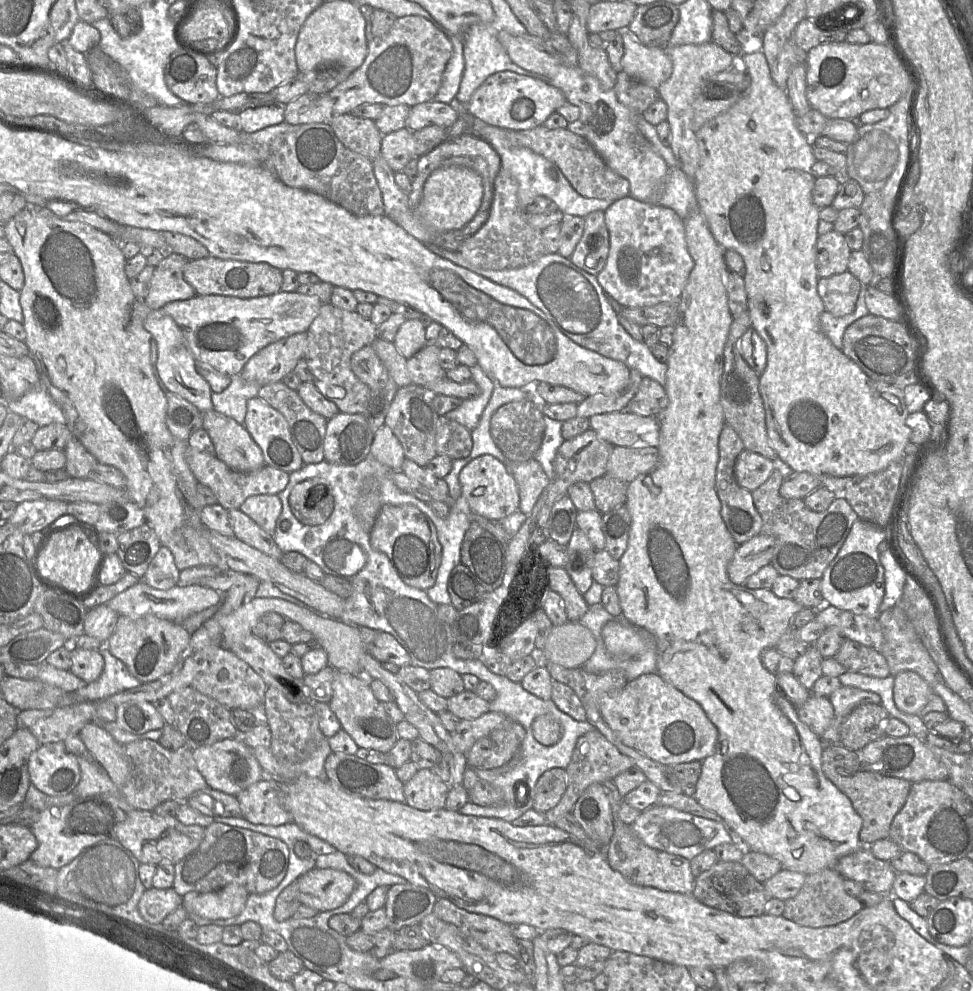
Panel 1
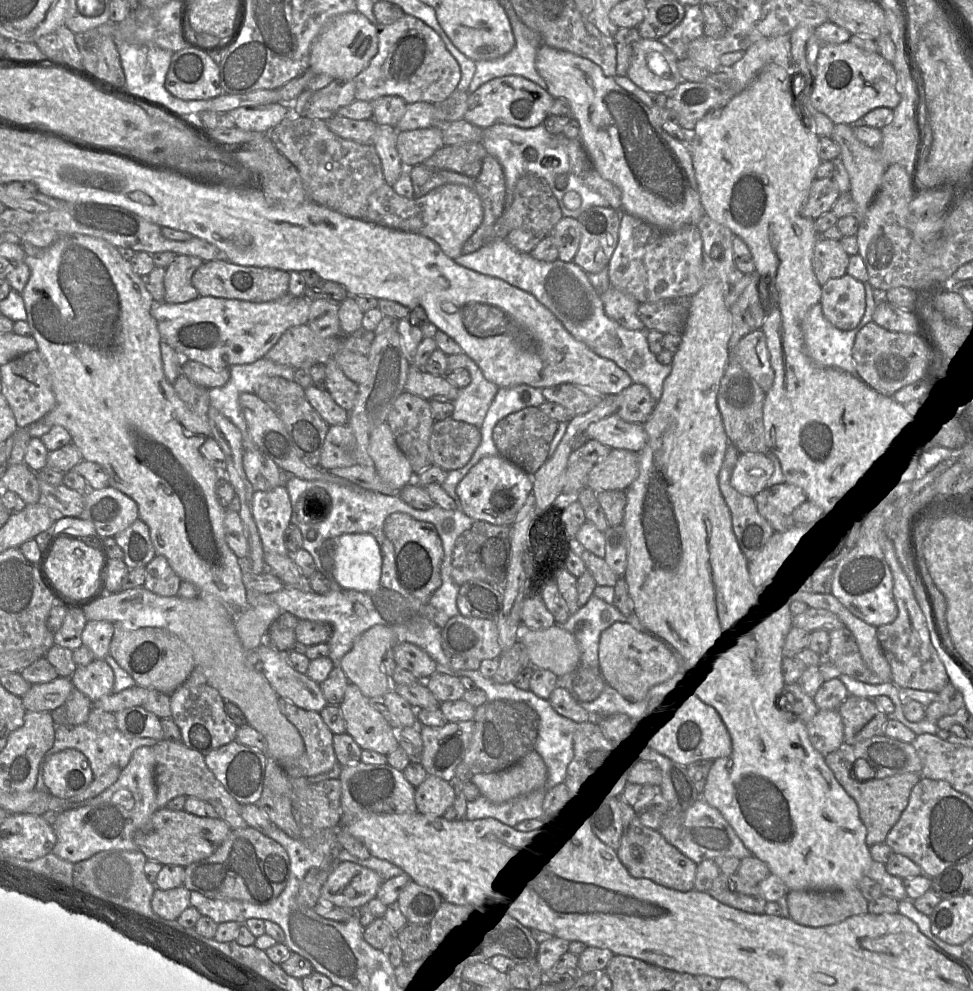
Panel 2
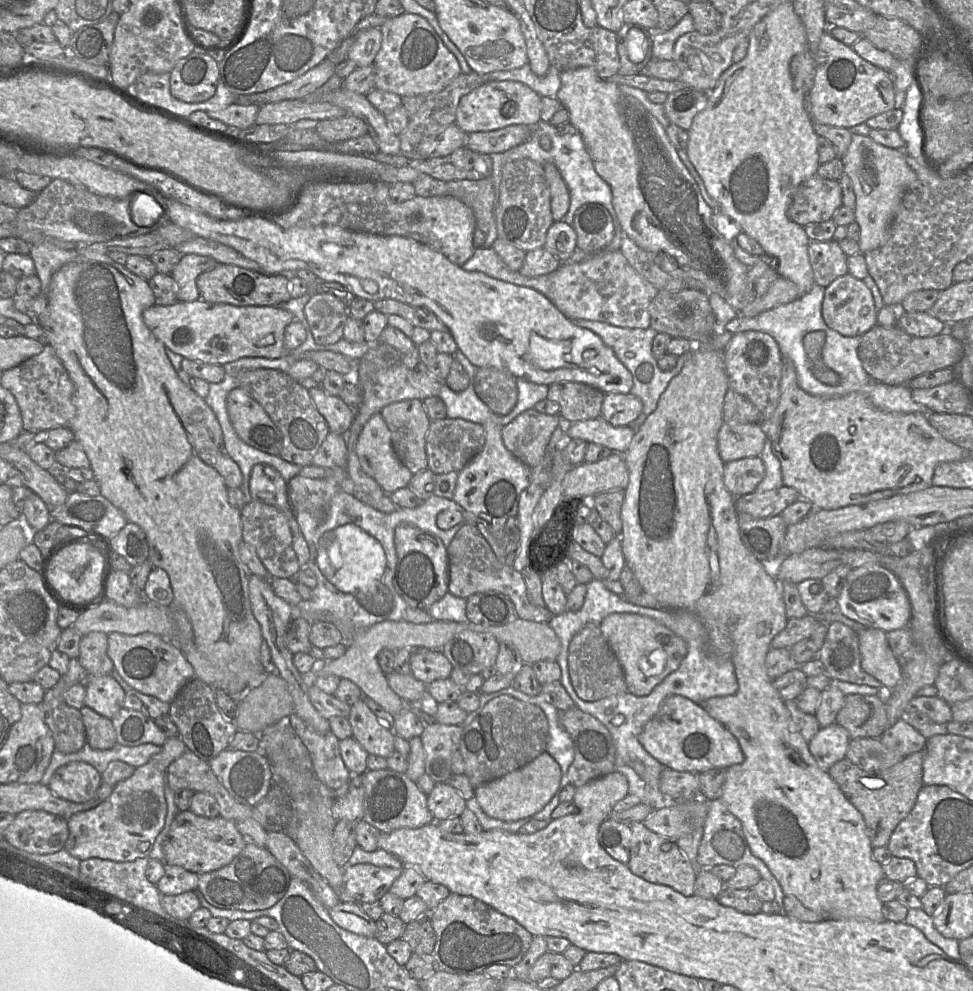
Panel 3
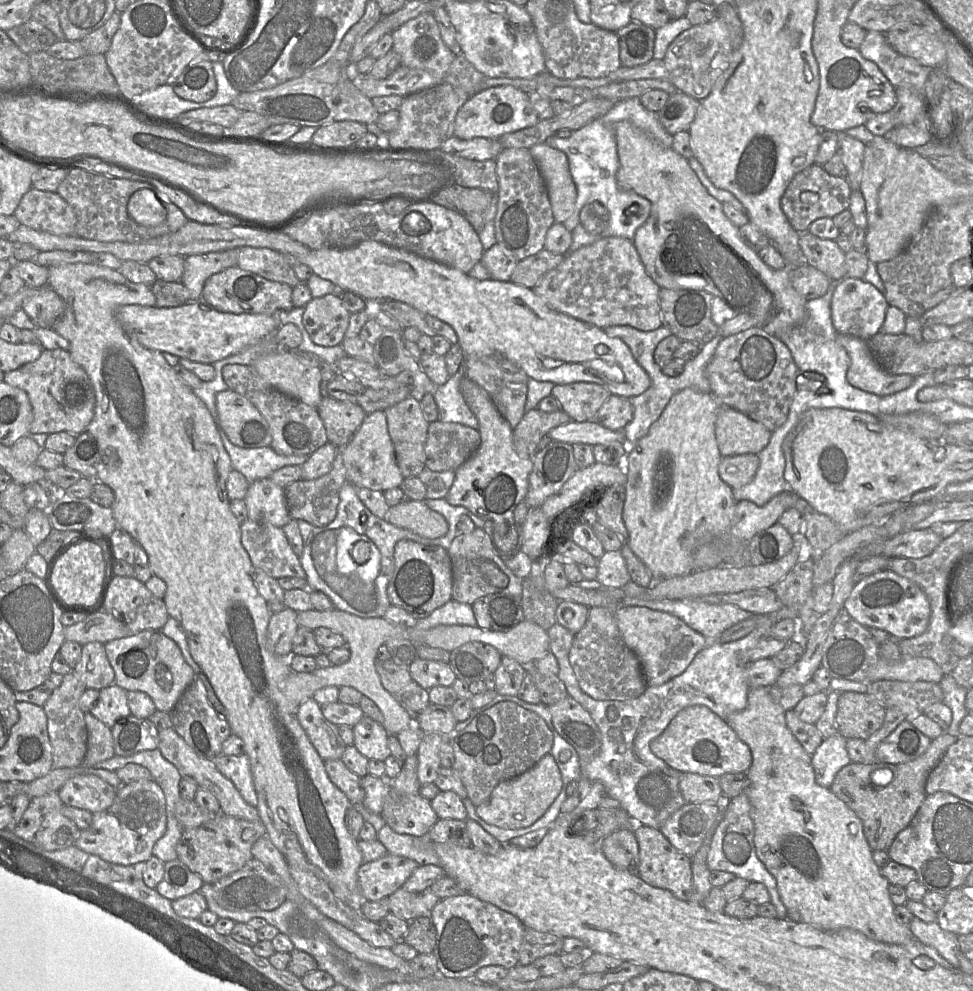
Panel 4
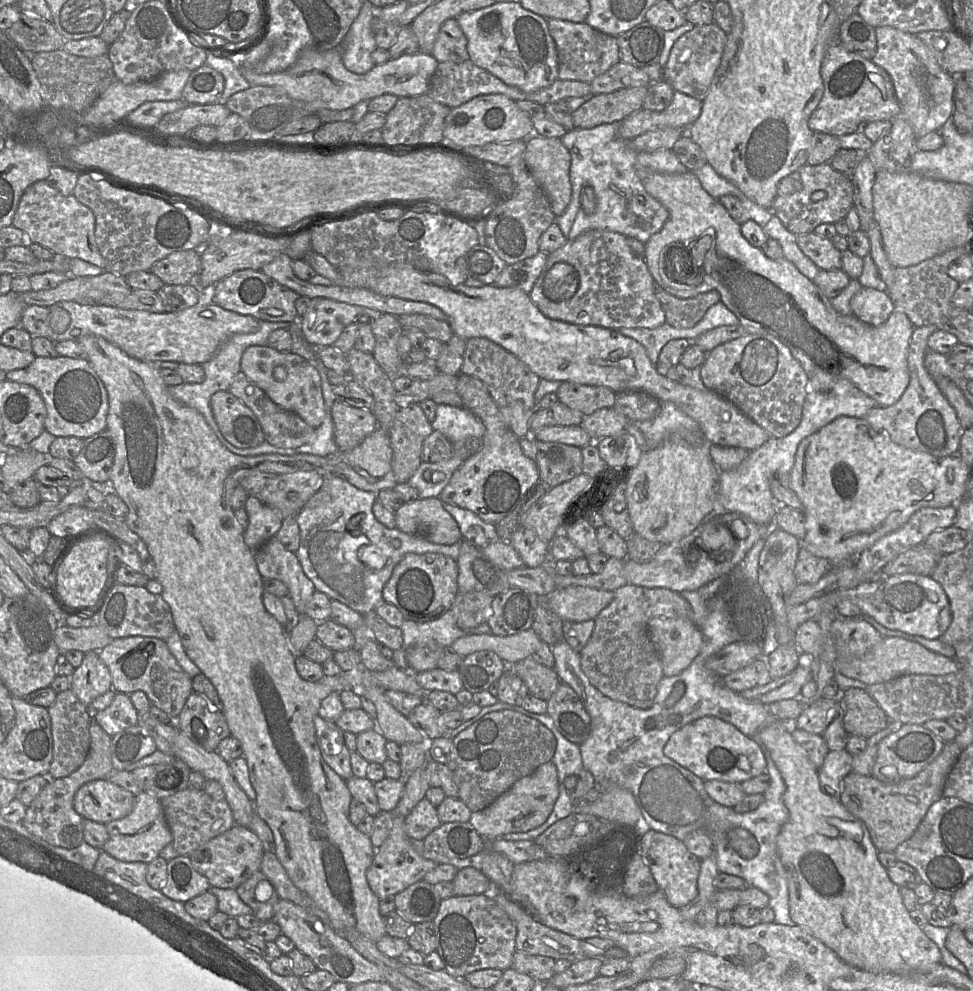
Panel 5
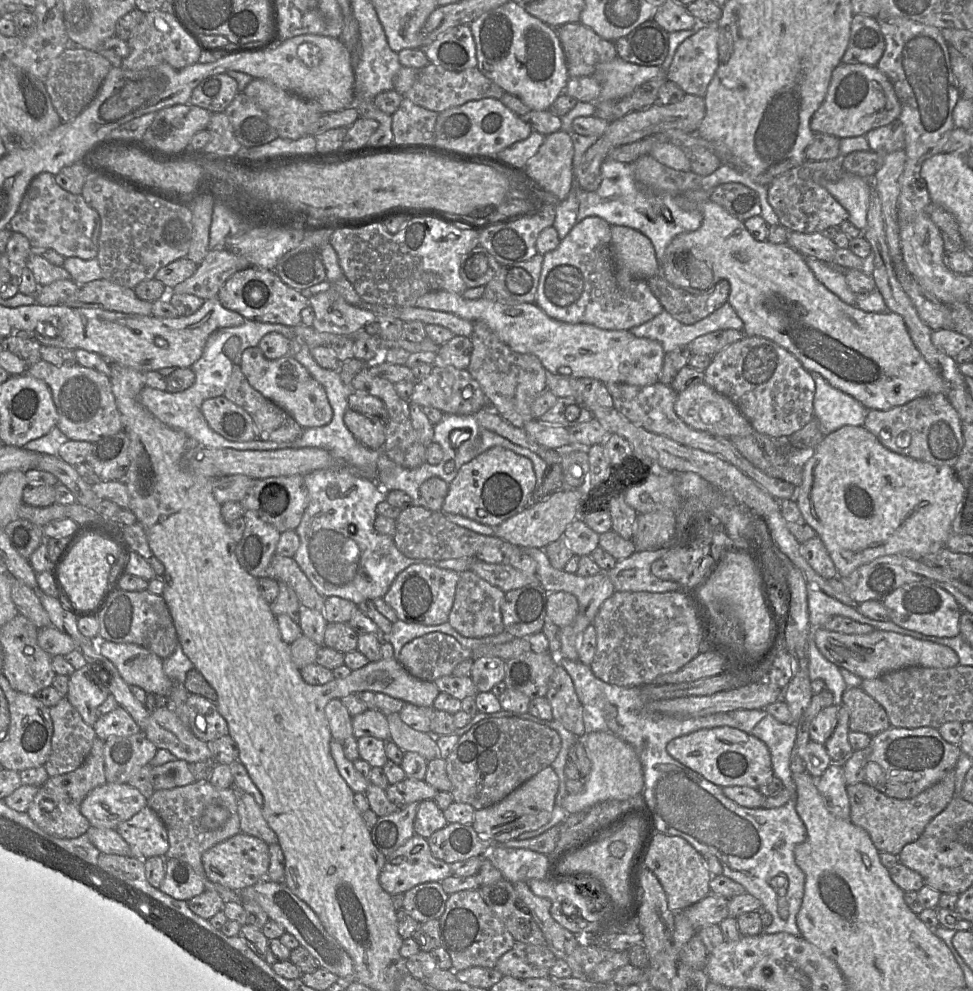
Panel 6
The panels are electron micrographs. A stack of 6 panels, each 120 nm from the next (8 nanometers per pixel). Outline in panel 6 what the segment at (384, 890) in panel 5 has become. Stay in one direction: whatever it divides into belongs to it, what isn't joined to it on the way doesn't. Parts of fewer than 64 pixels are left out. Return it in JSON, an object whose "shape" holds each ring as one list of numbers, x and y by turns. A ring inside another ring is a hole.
{"shape":[[417,834,386,857,379,883,390,895,405,893,422,883,441,882,452,876,451,864,435,858,427,839]]}

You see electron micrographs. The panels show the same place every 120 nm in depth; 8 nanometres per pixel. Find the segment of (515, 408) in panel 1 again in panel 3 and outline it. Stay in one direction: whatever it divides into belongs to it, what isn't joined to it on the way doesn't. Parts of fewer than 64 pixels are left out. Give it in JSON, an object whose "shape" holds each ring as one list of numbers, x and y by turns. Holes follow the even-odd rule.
{"shape":[[534,408,528,409,502,427,503,443,516,458,533,468,543,460,550,437,560,423,561,417,559,414,548,415]]}

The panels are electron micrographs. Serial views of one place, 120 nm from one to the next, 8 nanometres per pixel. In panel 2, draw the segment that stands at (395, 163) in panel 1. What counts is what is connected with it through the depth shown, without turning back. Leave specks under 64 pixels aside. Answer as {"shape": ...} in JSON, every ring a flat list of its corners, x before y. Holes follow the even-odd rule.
{"shape":[[439,125,397,133,397,150,407,168,423,163,442,146,444,142]]}

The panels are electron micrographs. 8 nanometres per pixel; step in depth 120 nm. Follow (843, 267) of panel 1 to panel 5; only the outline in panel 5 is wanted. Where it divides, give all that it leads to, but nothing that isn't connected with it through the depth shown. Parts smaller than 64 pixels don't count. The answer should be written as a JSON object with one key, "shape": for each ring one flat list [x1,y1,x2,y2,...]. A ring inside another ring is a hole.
{"shape":[[814,232,798,235,797,243,801,251,810,258,820,270,842,268,841,252,826,237]]}

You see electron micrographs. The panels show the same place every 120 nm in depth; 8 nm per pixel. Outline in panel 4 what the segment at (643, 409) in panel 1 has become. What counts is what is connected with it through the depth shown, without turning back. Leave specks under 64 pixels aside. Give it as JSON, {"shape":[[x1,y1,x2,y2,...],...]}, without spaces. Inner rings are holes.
{"shape":[[610,395,592,420,608,429,623,431,632,418,631,401,626,397]]}

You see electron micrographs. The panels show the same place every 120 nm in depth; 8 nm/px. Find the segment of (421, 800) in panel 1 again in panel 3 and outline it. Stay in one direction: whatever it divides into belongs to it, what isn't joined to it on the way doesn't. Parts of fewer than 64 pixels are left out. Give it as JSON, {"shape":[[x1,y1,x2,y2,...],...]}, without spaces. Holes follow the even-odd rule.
{"shape":[[440,782,427,795,427,807,433,815,434,822,451,817,459,817,466,808,466,800,452,786]]}

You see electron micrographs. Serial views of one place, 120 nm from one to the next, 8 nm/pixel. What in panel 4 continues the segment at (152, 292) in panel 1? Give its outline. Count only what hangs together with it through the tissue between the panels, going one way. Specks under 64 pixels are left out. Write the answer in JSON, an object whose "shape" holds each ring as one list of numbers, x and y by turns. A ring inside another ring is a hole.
{"shape":[[238,248,185,257,181,282,189,292,190,301,201,298,204,284,210,276,237,266,238,257]]}

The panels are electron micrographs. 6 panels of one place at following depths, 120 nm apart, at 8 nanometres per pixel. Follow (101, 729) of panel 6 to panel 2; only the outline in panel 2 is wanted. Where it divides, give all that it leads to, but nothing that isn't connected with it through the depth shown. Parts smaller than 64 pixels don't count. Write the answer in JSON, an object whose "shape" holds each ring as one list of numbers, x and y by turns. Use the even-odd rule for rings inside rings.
{"shape":[[94,659,87,666,77,667,70,679,76,689,94,702,113,692,115,677,105,660]]}

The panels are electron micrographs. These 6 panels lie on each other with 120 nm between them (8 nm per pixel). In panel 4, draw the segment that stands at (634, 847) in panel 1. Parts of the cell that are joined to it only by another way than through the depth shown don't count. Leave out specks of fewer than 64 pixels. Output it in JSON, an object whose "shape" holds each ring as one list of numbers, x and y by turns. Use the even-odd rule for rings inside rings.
{"shape":[[640,826,633,831,639,847,639,862,636,874,649,885,670,891,677,899,691,901,691,858,677,850,661,833,660,829]]}

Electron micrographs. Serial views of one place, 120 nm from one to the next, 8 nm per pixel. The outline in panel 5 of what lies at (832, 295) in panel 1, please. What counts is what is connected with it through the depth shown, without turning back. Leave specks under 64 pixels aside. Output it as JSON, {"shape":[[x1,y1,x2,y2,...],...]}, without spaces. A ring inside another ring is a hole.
{"shape":[[863,287,850,301,851,314,872,326,884,323,895,310,886,291]]}

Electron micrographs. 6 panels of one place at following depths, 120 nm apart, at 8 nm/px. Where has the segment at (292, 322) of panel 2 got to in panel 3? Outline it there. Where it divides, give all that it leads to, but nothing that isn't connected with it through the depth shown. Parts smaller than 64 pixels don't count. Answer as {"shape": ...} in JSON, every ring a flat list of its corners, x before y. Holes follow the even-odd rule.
{"shape":[[201,298,168,306,153,305,142,317,154,336,171,351,188,360,214,365,244,357,283,357,283,349,287,349,284,331,294,321,293,314,282,306,234,306,210,303]]}

